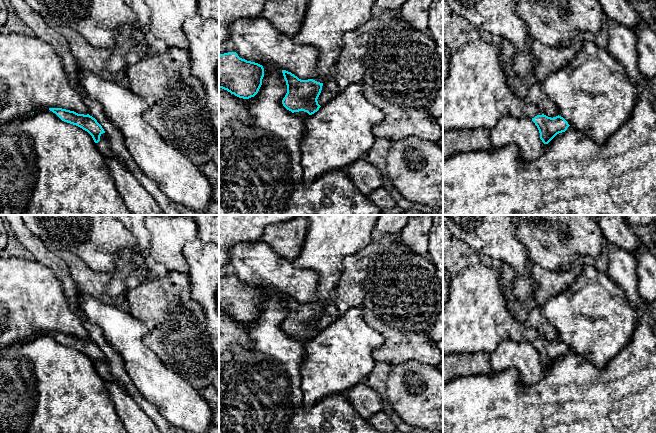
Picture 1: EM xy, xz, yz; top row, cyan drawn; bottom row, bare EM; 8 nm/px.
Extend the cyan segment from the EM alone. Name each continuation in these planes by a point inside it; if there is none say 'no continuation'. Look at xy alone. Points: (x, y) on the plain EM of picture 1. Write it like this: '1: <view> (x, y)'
1: xy (103, 369)

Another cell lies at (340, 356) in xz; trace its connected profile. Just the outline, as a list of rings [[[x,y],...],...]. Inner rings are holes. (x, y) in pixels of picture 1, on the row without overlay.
[[[361,307],[351,308],[337,320],[305,343],[305,357],[301,367],[303,406],[309,410],[320,399],[344,393],[361,382],[374,368],[372,351],[380,348],[384,338],[364,319]]]

